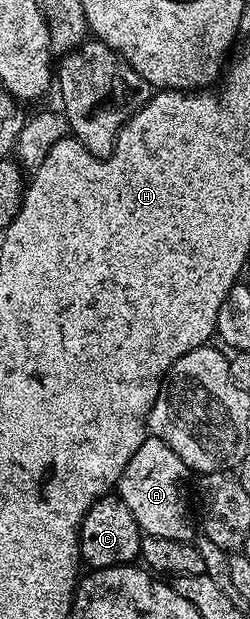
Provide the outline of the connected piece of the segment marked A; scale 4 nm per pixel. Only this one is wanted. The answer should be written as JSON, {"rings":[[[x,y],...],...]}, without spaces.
{"rings":[[[149,434],[139,450],[131,454],[131,462],[127,462],[115,492],[123,502],[127,502],[127,510],[135,514],[135,522],[144,535],[192,541],[195,524],[193,520],[193,524],[189,521],[189,500],[185,497],[185,479],[188,476],[191,476],[191,469],[185,465],[183,458],[179,458],[167,442]]]}

